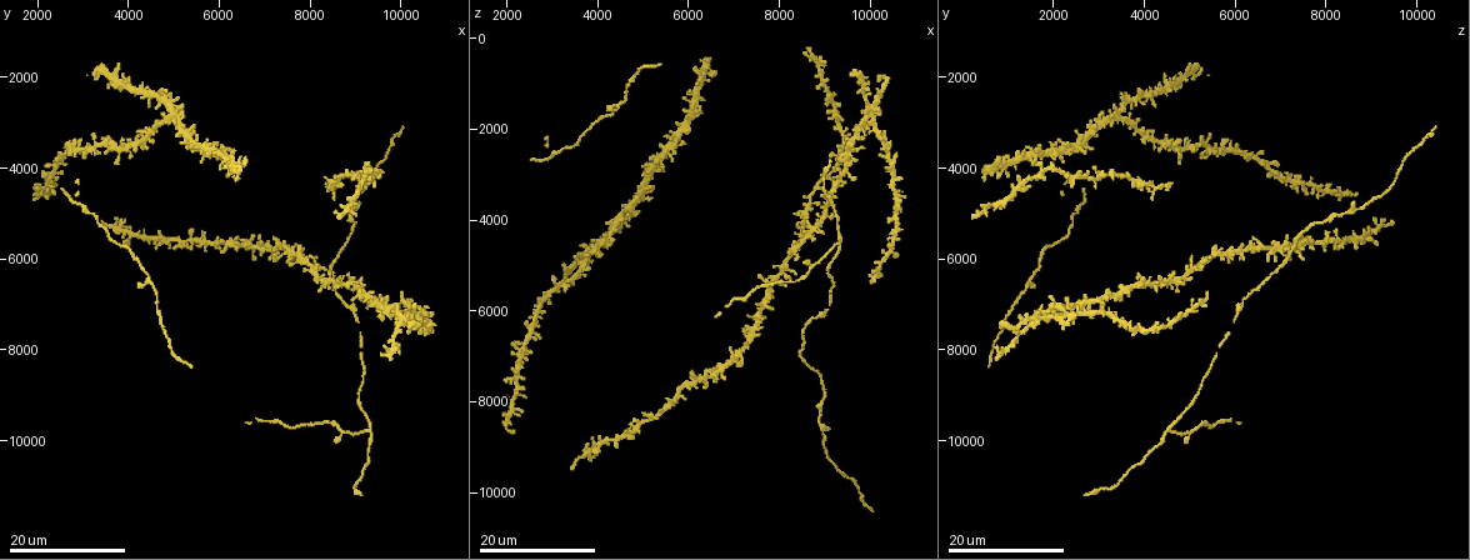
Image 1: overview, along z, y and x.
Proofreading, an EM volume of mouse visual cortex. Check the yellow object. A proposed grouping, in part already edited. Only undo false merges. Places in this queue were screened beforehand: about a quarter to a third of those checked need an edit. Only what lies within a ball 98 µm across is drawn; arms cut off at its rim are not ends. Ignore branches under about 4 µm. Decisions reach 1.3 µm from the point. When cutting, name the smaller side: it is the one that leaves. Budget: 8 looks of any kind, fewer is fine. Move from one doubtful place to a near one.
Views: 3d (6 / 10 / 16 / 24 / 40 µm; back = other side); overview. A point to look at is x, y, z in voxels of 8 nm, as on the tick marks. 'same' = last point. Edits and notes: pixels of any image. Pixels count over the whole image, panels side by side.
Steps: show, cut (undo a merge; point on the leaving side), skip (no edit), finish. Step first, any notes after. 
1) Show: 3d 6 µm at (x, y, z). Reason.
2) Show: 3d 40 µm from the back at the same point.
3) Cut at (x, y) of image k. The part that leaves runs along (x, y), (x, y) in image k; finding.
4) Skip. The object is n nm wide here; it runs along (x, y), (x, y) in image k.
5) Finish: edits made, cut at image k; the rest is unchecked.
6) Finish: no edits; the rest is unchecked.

Show: 3d 24 µm at (9300, 9800, 4500). Three arms meet.

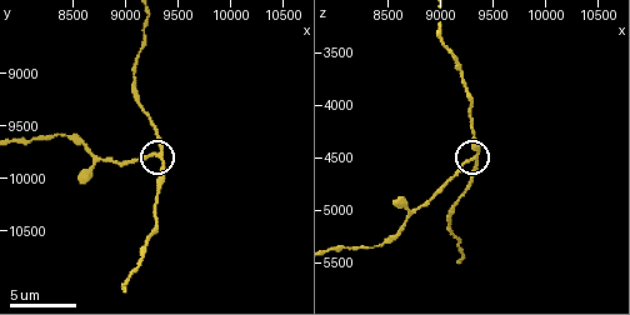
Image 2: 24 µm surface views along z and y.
Show: 3d 10 µm at (9340, 9780, 4480). Zoom in.

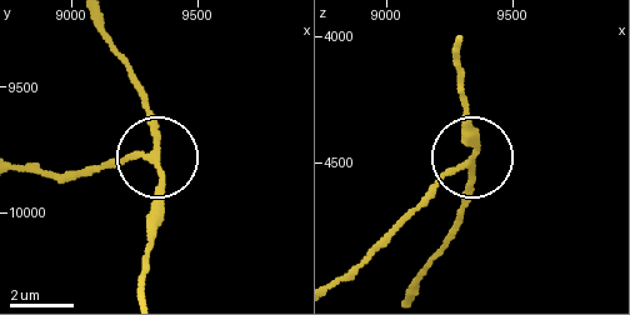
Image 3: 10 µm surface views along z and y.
Skip. 3 arms meet here; one neuron here.

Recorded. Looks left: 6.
Show: 3d 16 µm at (10200, 7100, 5050). Four arms meet.

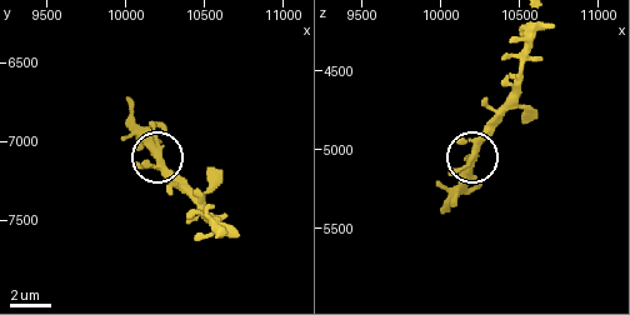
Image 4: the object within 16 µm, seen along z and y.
Show: 3d 10 µm at the same point.

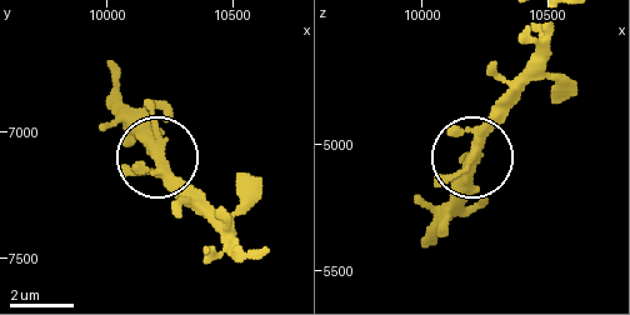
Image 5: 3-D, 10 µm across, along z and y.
Skip. It runs along (549, 28), (540, 60), (479, 149), (470, 180), (435, 219) in image 5; all the same neuron.

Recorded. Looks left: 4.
Show: 3d 24 µm at (8400, 6150, 7000).

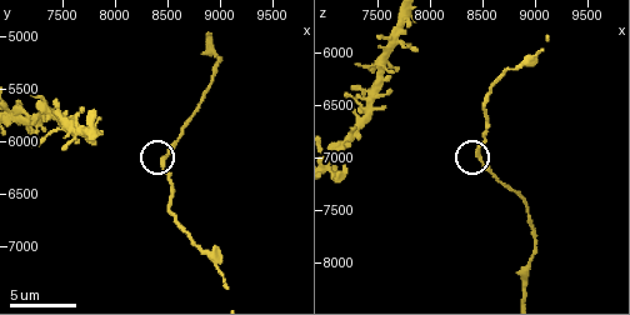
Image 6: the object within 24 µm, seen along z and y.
Show: 3d 10 µm at (8480, 6140, 7000). Closer look.

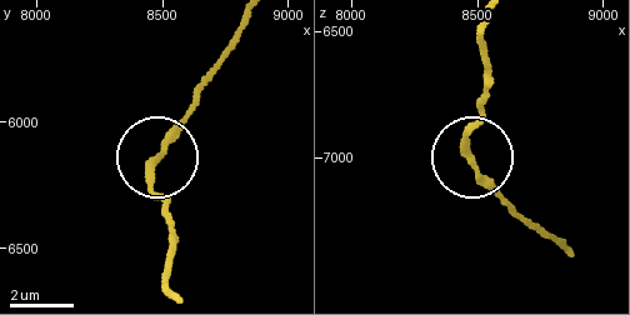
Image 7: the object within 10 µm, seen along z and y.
Skip. Continuous, no second neuron.

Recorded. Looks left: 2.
Show: 3d 24 µm at (10550, 7450, 4400).

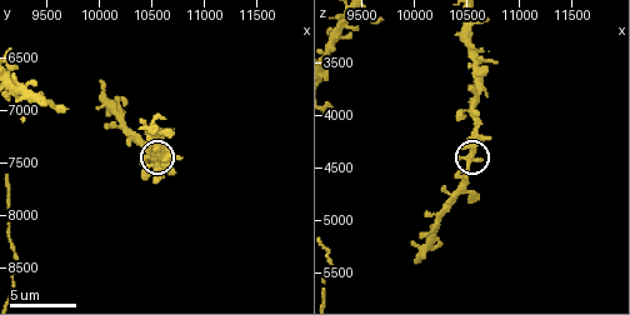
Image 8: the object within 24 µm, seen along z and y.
Show: 3d 6 µm at the same point. Closer look.

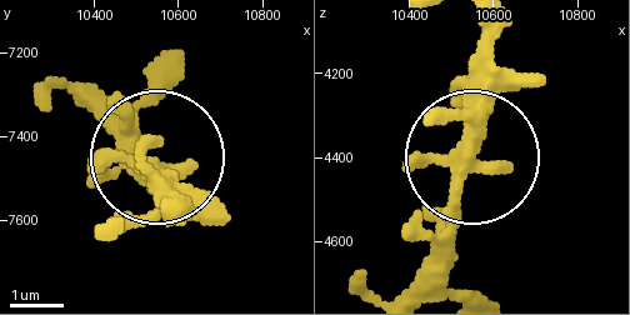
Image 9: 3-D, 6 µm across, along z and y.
Skip. The object is 370 nm wide here; it runs along (488, 26), (488, 120), (448, 276) in image 9; one neuron here.

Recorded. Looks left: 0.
Finish: no edits; the rest is unchecked.

